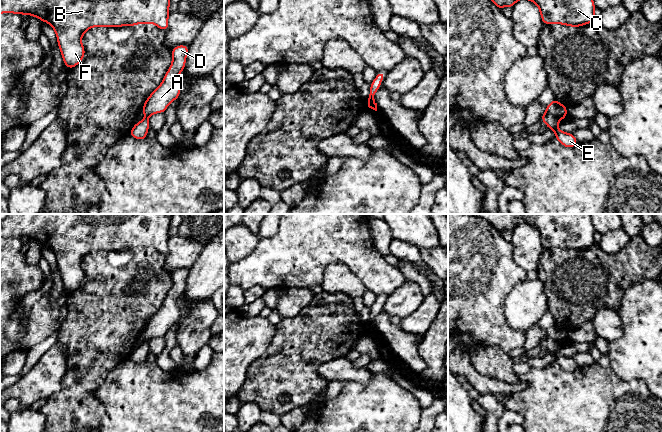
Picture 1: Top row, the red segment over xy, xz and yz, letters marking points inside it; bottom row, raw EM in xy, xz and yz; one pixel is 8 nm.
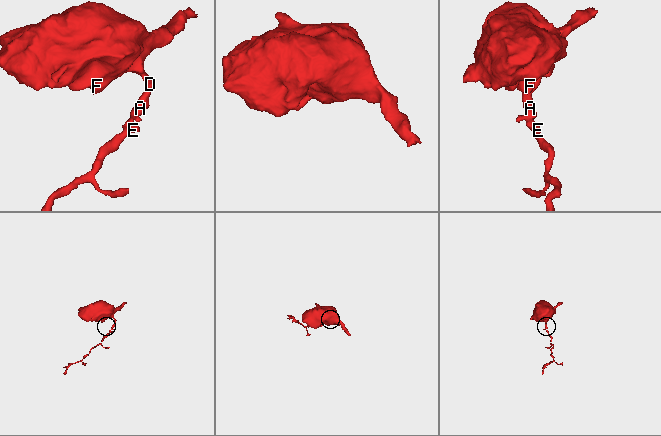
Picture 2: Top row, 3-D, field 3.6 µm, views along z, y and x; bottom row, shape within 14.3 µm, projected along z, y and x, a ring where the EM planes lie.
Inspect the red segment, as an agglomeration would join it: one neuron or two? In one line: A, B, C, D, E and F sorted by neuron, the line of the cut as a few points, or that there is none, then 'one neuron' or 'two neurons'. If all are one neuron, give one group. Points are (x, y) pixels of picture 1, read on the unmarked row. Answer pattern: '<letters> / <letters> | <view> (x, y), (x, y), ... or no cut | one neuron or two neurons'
A B C D F / E | yz (546, 335), (555, 342) | two neurons

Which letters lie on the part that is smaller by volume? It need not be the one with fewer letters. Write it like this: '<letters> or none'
E

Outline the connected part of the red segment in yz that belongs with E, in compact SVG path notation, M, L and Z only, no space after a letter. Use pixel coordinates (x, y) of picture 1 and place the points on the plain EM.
M545 336L540 344L544 346L548 350L548 353L551 353L555 356L555 362L566 372L573 372L577 369L577 363L574 358L560 355L557 351L559 346L554 340Z

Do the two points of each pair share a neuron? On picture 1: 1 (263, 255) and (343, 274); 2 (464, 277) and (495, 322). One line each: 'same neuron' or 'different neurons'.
1: different neurons
2: same neuron

